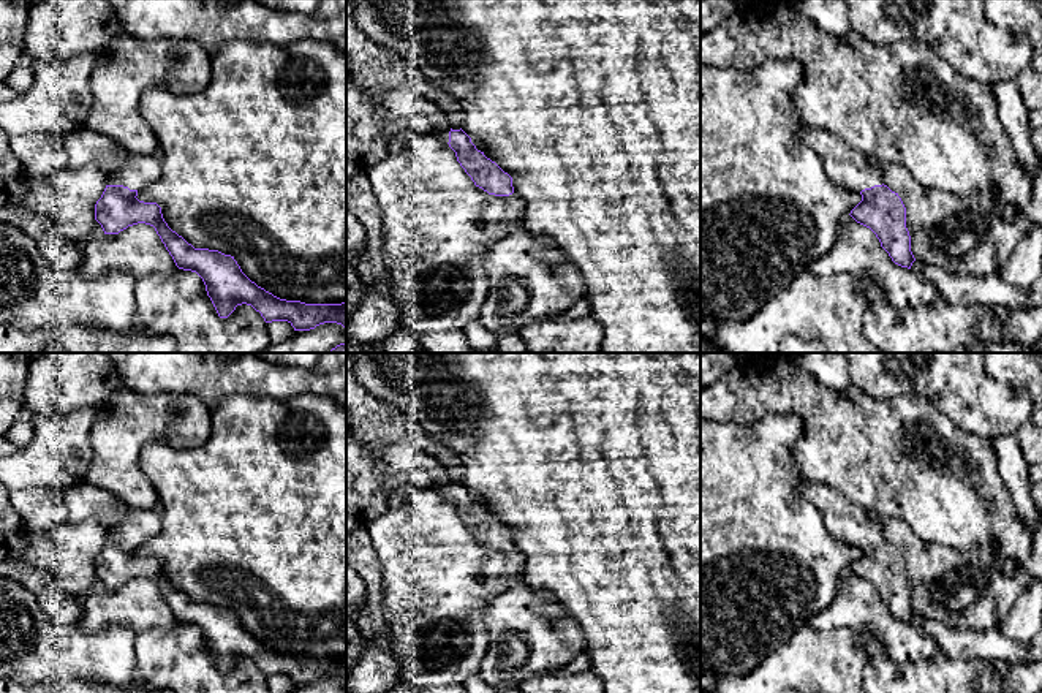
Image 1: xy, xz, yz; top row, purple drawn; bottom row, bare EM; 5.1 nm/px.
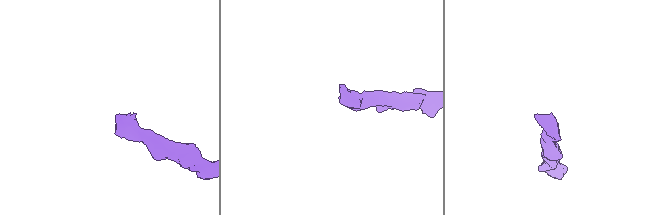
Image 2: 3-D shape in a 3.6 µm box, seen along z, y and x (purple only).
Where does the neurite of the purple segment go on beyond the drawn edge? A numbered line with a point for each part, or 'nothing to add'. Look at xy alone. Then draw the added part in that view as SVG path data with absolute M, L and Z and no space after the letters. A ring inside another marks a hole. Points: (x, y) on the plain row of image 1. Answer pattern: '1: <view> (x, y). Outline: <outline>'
1: xy (136, 526). Outline: M82 481L59 494L66 506L66 519L76 522L87 517L111 521L106 540L123 540L144 544L161 528L160 506L141 509L122 502L112 492Z

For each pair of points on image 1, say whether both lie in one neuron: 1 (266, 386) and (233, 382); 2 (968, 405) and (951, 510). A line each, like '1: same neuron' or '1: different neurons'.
1: same neuron
2: different neurons

